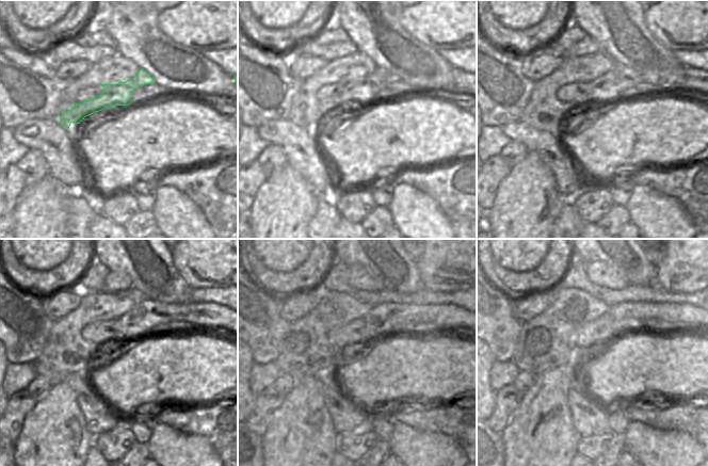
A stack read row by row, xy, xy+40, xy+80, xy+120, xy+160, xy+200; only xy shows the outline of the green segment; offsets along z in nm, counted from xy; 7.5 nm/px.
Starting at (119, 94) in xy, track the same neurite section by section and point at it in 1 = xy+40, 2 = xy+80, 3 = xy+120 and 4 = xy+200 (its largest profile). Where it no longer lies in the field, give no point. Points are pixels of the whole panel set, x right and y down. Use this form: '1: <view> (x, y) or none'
1: xy+40 (365, 91)
2: xy+80 (620, 81)
3: xy+120 (147, 316)
4: xy+200 (628, 315)

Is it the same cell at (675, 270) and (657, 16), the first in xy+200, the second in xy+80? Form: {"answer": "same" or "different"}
{"answer": "same"}

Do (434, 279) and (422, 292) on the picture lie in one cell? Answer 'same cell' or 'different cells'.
different cells

